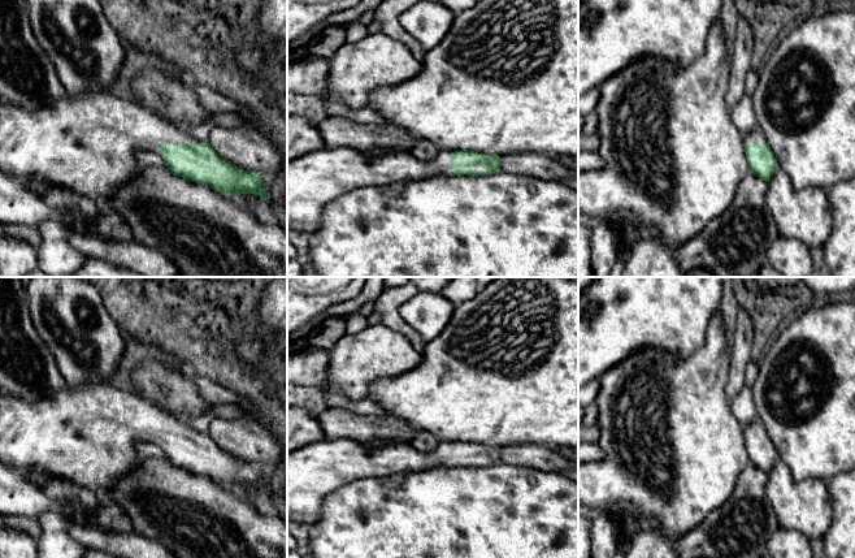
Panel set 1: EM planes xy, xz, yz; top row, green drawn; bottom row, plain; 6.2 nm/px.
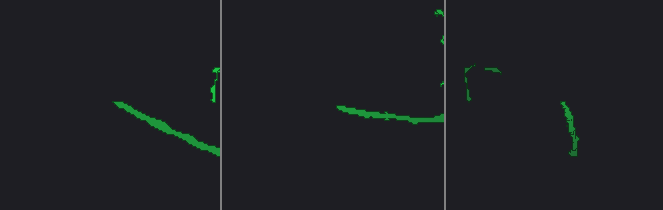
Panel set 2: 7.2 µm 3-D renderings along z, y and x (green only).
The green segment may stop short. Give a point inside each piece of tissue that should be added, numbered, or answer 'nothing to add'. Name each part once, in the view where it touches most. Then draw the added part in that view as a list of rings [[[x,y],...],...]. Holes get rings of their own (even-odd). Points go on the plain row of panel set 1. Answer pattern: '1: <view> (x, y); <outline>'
1: xy (86, 435); [[[109,384],[71,386],[69,390],[62,390],[62,392],[47,395],[47,397],[42,398],[40,401],[35,401],[35,402],[25,401],[25,399],[21,399],[19,397],[0,393],[0,462],[3,462],[4,464],[6,464],[9,467],[17,468],[21,472],[30,471],[30,472],[36,472],[39,475],[48,475],[48,476],[51,476],[53,479],[64,479],[64,480],[68,480],[73,486],[86,488],[86,489],[90,489],[90,490],[92,490],[92,492],[95,492],[97,494],[101,494],[101,496],[104,496],[113,485],[116,485],[116,483],[120,479],[122,479],[127,473],[131,473],[133,471],[135,471],[140,466],[143,458],[140,458],[139,454],[135,450],[135,442],[136,441],[148,441],[148,442],[156,444],[157,446],[160,446],[162,449],[162,446],[157,444],[157,438],[161,434],[174,434],[174,436],[177,436],[177,434],[187,436],[188,434],[188,436],[192,436],[192,434],[199,434],[199,433],[200,433],[199,431],[192,428],[183,419],[170,415],[169,412],[164,411],[162,408],[152,405],[149,401],[142,398],[136,393],[121,390],[121,389],[117,389],[117,388],[112,386],[112,385],[109,385]]]

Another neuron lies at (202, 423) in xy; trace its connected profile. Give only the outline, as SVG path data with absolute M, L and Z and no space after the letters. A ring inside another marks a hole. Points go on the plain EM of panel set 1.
M204 414L201 416L183 416L182 418L187 424L190 424L192 428L195 428L196 431L201 432L201 433L208 433L209 429L209 424L212 420L212 415L211 414Z

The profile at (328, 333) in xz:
M329 317L314 329L313 343L330 350L346 334L346 317Z

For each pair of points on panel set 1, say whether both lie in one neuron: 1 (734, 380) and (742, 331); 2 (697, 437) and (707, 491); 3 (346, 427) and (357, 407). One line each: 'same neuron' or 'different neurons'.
1: same neuron
2: same neuron
3: different neurons

